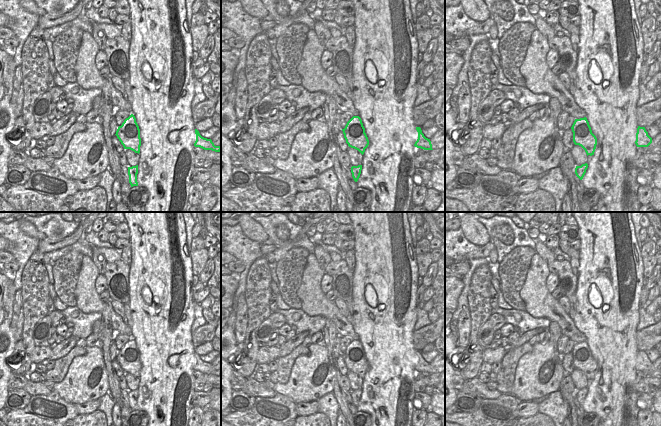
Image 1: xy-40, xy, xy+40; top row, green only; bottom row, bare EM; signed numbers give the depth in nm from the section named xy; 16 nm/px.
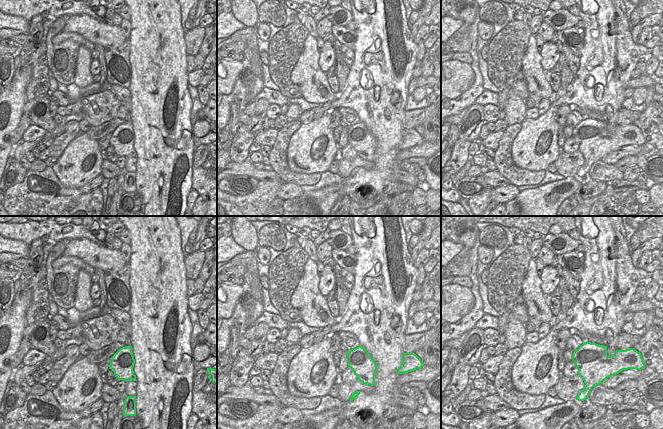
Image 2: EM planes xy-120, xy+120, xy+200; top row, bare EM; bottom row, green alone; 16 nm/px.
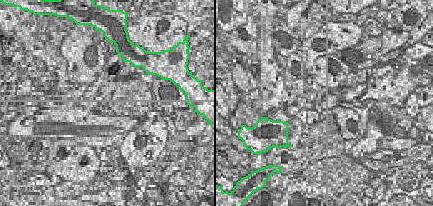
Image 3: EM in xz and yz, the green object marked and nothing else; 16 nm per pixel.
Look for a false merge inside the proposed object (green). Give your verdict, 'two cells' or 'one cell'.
one cell

